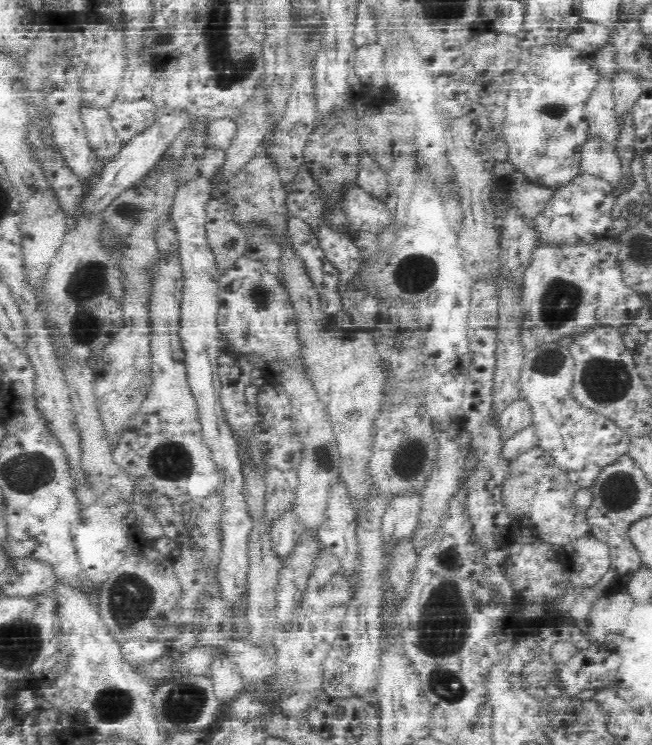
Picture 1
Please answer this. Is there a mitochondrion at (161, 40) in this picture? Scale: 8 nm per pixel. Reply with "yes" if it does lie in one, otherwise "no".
yes

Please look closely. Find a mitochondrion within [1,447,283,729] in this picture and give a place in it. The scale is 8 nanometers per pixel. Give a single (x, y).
(130, 597)

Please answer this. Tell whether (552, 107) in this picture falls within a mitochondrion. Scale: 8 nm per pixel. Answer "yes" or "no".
yes

